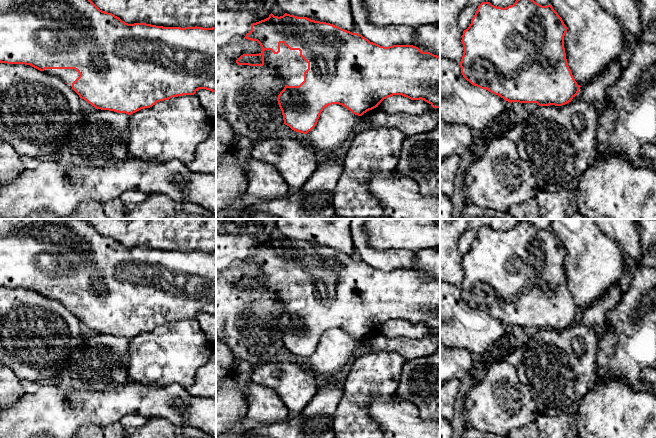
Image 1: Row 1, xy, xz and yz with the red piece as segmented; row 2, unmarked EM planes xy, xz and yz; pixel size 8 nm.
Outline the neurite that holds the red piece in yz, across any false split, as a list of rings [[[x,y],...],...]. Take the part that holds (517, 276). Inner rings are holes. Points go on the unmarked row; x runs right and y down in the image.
[[[519,222],[505,232],[482,226],[471,248],[463,255],[461,297],[472,309],[510,327],[565,329],[581,311],[567,287],[564,272],[566,256],[566,249],[551,229],[542,230],[530,222]]]

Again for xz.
[[[272,237],[268,242],[251,249],[251,255],[244,261],[248,264],[257,265],[262,276],[259,278],[243,278],[237,282],[236,287],[238,289],[249,290],[267,290],[276,295],[282,306],[285,308],[284,313],[278,319],[277,325],[282,335],[284,348],[289,350],[292,354],[307,358],[314,353],[323,333],[332,328],[339,328],[350,334],[353,338],[362,340],[369,334],[372,334],[386,322],[393,319],[402,319],[411,324],[424,324],[429,327],[433,332],[440,333],[440,281],[430,276],[423,276],[418,271],[413,269],[393,269],[389,271],[380,270],[376,267],[370,266],[368,263],[358,257],[352,257],[344,254],[338,250],[330,247],[311,244],[307,241],[297,241],[285,237],[283,240],[274,240]]]

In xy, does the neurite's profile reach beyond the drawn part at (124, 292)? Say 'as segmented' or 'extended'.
extended

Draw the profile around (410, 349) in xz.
[[[376,331],[364,337],[361,340],[361,346],[366,347],[368,353],[396,352],[408,361],[420,357],[430,357],[437,353],[440,347],[440,333],[433,332],[422,339],[410,339],[387,338]]]

